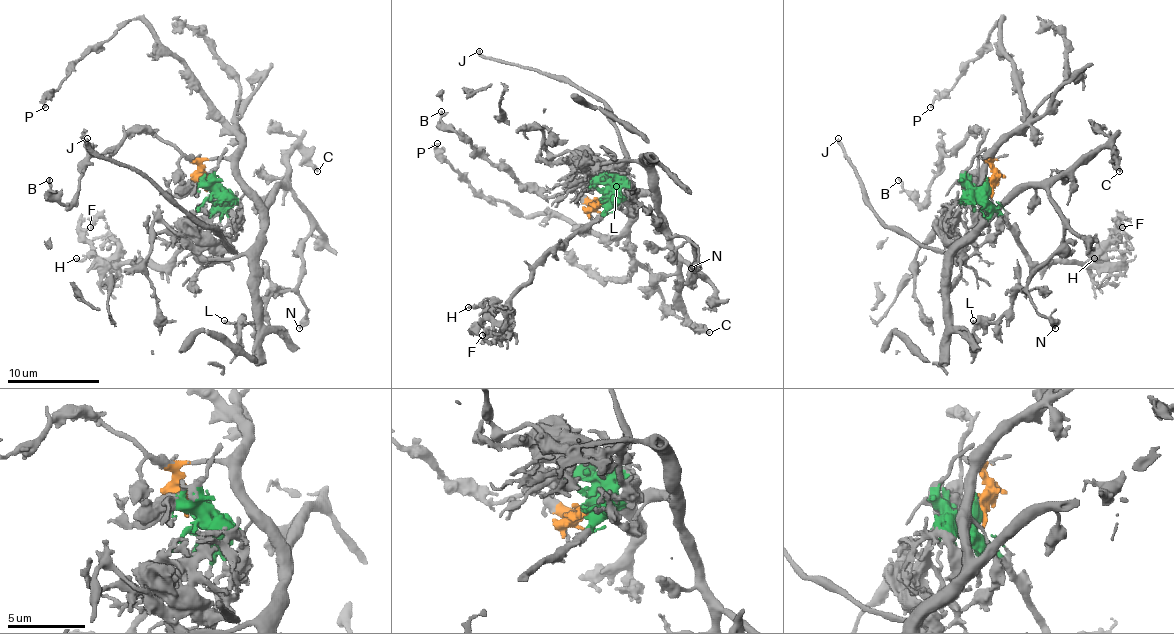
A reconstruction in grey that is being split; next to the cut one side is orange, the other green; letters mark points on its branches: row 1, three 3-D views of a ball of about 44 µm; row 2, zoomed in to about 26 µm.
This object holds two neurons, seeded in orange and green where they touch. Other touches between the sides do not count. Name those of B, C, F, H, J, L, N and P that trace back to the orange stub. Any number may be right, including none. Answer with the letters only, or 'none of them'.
B, C, L, N, P

